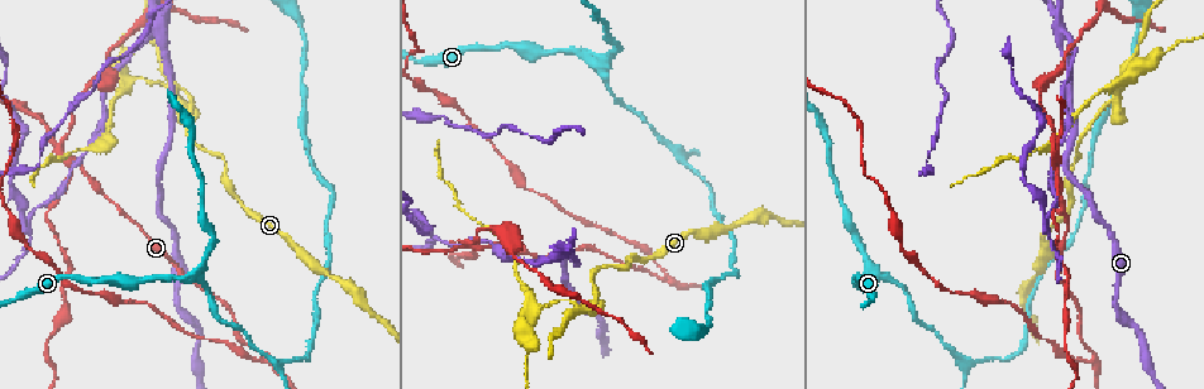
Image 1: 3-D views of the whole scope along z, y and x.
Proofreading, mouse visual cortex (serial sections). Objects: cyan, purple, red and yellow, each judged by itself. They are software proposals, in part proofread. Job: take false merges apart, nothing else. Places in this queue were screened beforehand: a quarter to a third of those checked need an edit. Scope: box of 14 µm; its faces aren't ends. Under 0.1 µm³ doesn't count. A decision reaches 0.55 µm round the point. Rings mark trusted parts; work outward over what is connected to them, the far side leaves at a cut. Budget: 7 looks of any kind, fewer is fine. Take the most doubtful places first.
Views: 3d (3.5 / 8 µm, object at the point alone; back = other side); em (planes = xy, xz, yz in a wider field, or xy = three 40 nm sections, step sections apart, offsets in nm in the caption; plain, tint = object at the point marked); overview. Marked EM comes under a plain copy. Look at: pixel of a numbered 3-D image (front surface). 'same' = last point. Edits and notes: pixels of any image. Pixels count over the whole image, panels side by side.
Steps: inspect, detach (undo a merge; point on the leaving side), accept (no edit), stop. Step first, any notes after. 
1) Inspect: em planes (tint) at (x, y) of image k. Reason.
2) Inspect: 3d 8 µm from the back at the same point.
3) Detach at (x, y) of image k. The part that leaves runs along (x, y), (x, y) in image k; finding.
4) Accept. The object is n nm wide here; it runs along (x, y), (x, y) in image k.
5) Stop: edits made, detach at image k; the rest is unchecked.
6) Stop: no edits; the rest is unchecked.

Inspect: 3d 8 µm at (194, 276) of image 1.

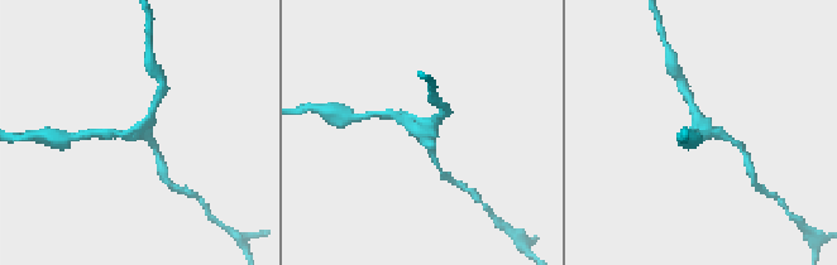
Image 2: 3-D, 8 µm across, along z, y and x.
Inspect: em xy step 5 (tint) at (138, 131) of image 2.

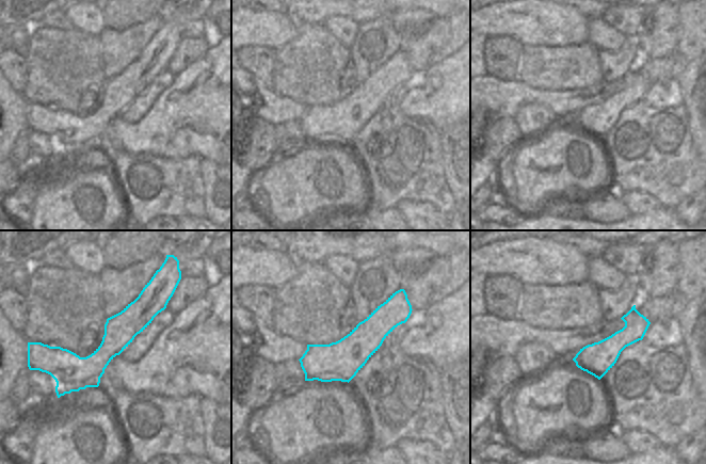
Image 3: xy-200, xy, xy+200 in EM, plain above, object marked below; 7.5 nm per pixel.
Accept. 3 arms meet here; it runs along (390, 114), (421, 133), (435, 160) in image 2; one cell here.

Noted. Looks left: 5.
Inspect: 3d 3.5 µm at (672, 150) of image 1. Arms part here.

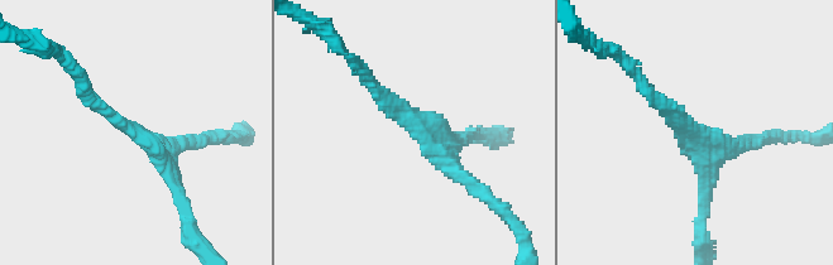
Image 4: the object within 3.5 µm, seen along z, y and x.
Inspect: em xy step 3 (tint) at (129, 128) of image 4. 3 arms meet here; the arms are 200, 200, 250 nm wide; need the tissue.

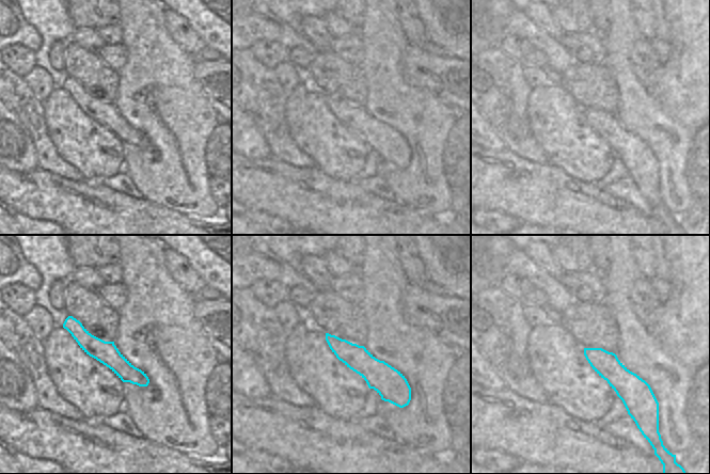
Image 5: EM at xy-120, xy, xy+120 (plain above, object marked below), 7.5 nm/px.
Accept. All the same cell.

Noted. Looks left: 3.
Inspect: 3d 3.5 µm at (1065, 33) of image 1. Arms part here.

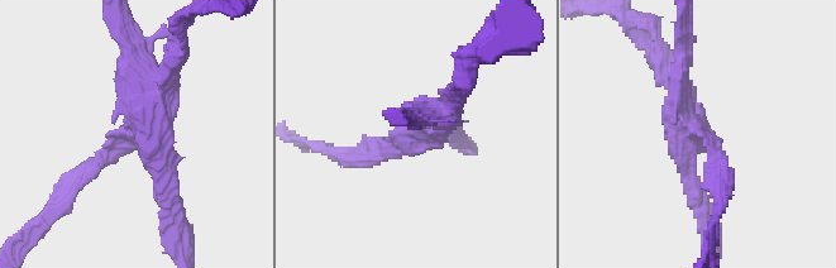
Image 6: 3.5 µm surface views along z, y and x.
Inspect: em xy step 3 (tint) at (693, 138) of image 6.

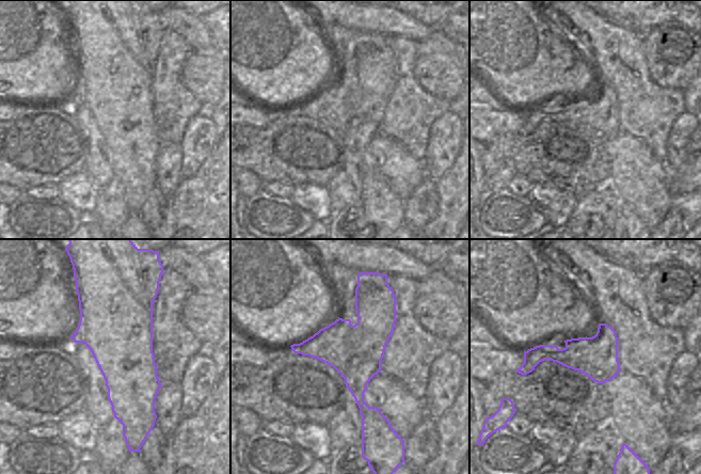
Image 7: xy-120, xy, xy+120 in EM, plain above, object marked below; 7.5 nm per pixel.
Detach at (106, 161) of image 6. The arms are 200, 250, 300 nm wide; the part that leaves runs along (433, 128), (406, 151), (339, 157) in image 6; a second cell is stuck on.

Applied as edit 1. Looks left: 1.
Stop: edits made, detach at image 6; the rest is unchecked.

